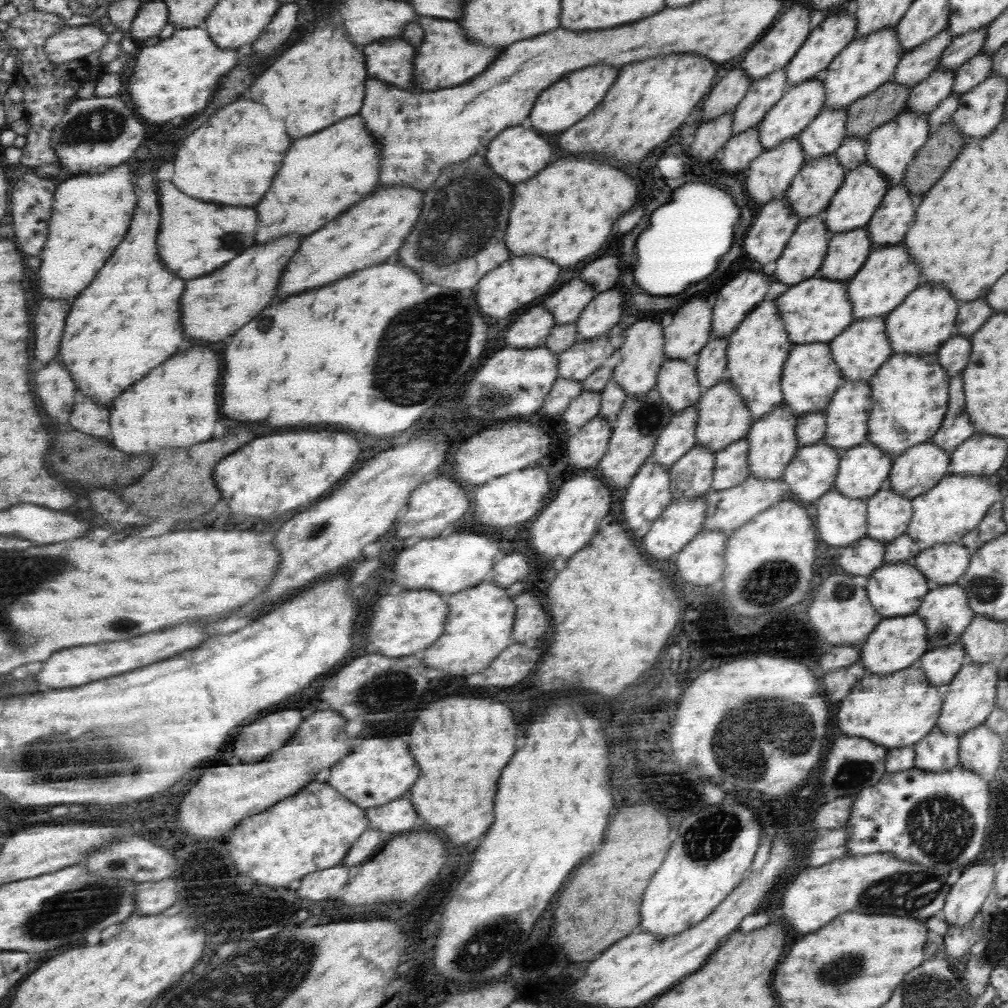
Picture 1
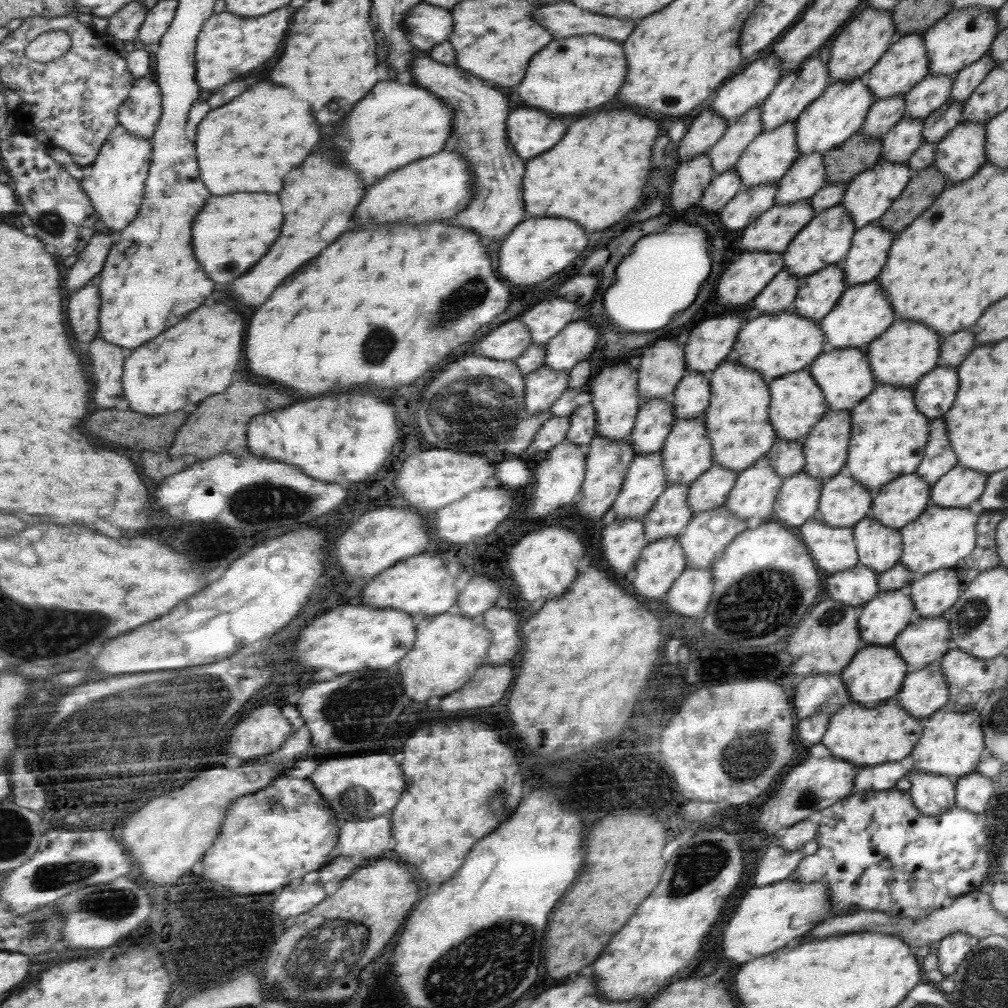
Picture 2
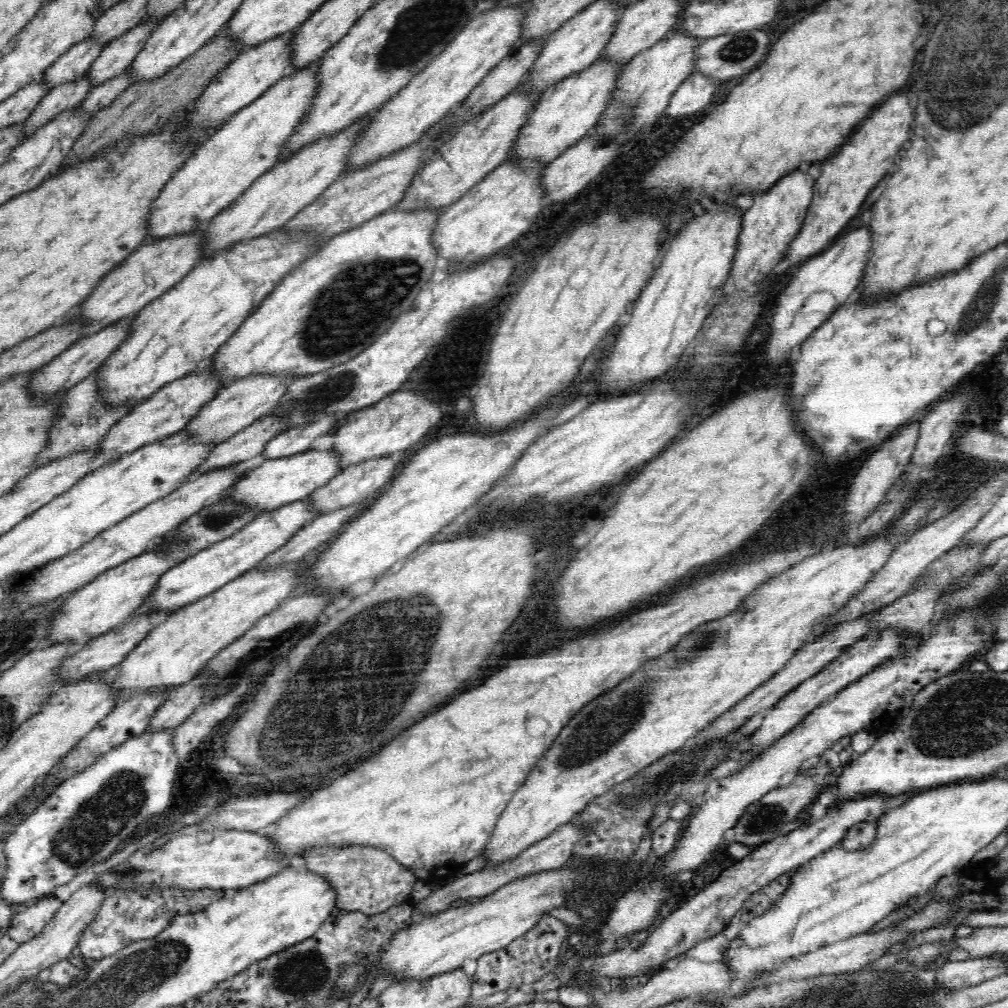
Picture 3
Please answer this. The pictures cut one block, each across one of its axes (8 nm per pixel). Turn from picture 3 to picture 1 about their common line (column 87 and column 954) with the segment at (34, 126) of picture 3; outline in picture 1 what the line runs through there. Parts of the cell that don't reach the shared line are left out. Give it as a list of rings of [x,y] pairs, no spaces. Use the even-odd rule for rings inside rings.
[[[980,52],[974,58],[970,58],[968,62],[964,62],[954,72],[954,84],[952,85],[951,94],[962,96],[990,77],[992,74],[992,57],[994,57],[994,54]]]

